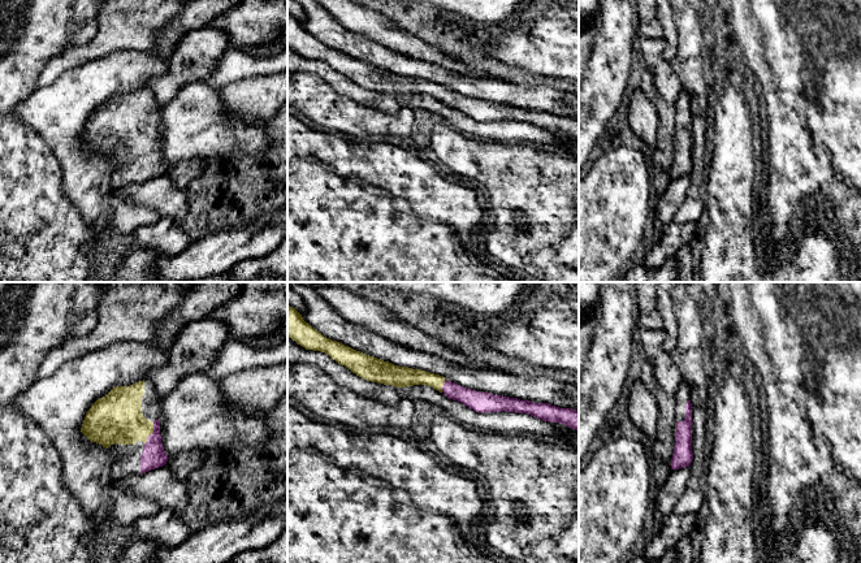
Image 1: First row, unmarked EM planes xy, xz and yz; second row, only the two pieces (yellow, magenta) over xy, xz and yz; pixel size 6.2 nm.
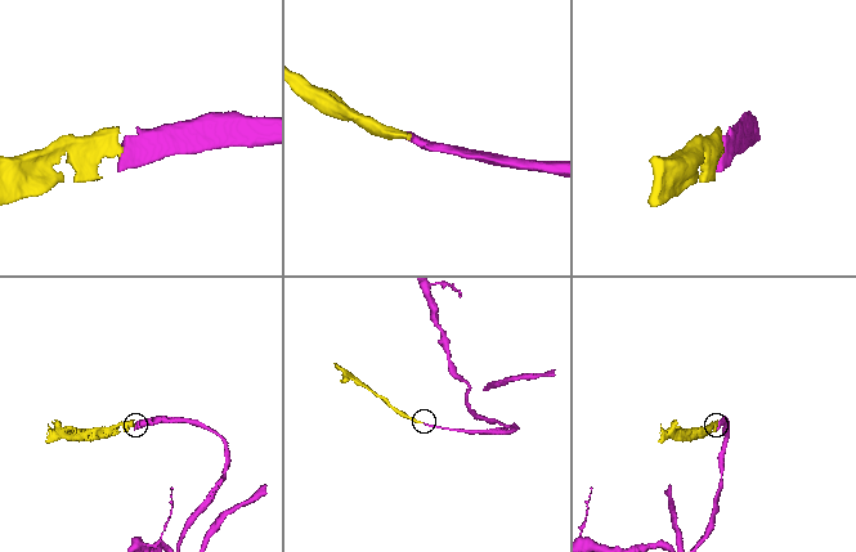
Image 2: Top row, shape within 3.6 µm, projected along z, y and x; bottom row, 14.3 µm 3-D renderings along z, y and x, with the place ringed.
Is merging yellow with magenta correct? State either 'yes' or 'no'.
yes

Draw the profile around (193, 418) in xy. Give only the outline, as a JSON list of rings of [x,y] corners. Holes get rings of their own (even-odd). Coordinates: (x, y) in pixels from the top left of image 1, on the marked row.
[[[202,373],[183,377],[169,394],[160,397],[157,407],[161,445],[169,458],[165,467],[177,480],[189,478],[212,451],[228,456],[247,451],[264,452],[269,439],[265,412],[229,416],[219,380]]]

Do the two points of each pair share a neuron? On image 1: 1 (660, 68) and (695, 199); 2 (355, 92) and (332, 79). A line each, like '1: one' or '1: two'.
1: two
2: one

